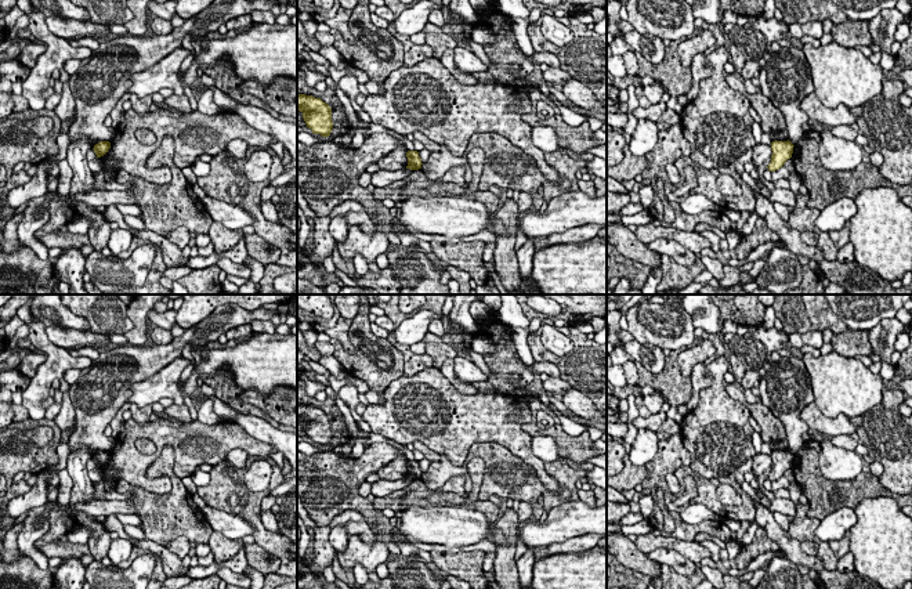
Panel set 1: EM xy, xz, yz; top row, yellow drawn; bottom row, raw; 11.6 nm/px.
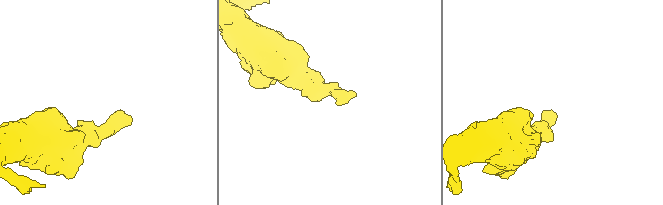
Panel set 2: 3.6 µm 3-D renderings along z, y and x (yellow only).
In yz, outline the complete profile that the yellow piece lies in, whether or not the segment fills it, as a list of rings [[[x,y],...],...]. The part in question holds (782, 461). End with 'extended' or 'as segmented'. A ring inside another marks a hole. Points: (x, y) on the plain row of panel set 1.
[[[777,449],[772,451],[771,452],[771,460],[772,460],[771,471],[767,476],[767,478],[770,481],[775,481],[781,478],[785,474],[785,471],[792,467],[793,456],[795,455],[789,449],[788,451],[777,451]]]; as segmented

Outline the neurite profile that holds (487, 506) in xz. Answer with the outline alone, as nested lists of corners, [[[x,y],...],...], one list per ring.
[[[474,501],[470,503],[470,509],[484,512],[491,524],[496,524],[499,507],[491,501]]]

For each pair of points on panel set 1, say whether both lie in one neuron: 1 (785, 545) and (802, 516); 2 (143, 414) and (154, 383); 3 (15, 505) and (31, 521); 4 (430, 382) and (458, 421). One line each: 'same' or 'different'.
1: different
2: different
3: different
4: same

